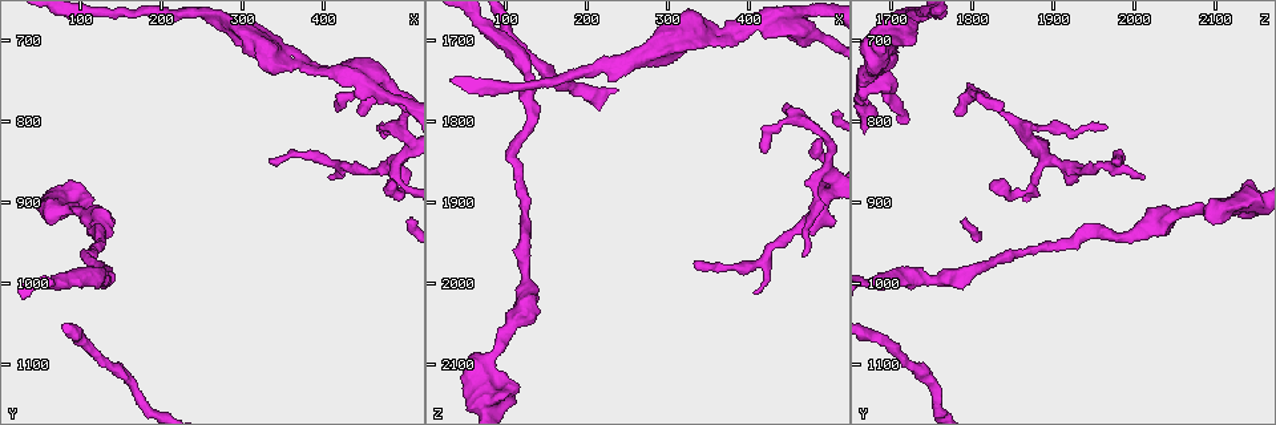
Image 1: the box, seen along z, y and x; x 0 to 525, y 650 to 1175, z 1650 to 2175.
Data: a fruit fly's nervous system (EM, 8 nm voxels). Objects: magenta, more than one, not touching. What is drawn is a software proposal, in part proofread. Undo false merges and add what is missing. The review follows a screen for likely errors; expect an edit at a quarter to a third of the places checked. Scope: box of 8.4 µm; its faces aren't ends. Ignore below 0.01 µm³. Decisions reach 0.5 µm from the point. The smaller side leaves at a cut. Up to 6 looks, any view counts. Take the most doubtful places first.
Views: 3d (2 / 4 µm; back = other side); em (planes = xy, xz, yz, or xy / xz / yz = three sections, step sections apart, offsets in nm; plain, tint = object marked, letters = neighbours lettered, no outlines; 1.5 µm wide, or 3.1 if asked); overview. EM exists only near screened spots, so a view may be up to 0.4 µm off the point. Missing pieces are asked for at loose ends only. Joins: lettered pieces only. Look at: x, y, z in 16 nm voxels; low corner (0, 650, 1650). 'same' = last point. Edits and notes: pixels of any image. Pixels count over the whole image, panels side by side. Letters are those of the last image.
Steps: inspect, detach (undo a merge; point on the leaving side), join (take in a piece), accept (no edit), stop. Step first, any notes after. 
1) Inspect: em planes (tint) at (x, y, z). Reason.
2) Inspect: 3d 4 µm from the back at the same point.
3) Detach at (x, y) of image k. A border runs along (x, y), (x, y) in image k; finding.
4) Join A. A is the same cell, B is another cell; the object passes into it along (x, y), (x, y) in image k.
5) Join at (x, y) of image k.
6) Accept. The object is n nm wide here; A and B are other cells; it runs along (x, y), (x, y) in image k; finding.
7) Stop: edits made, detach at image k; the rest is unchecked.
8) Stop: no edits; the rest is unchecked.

Inspect: 3d 4 µm at (415, 785, 1830). Free end.

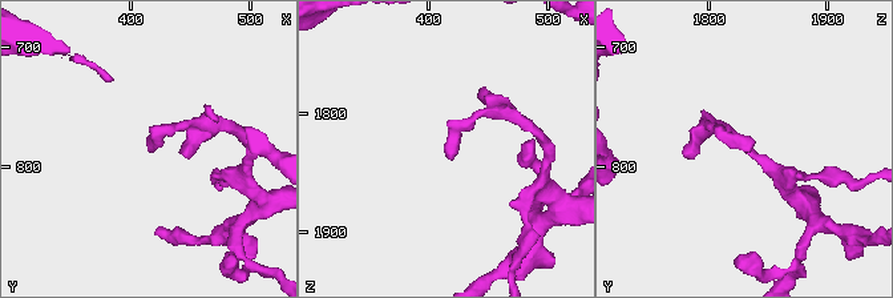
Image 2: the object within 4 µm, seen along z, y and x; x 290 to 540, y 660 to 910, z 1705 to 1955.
Inspect: em planes (letters) at (416, 786, 1832). Shape alone is not enough.

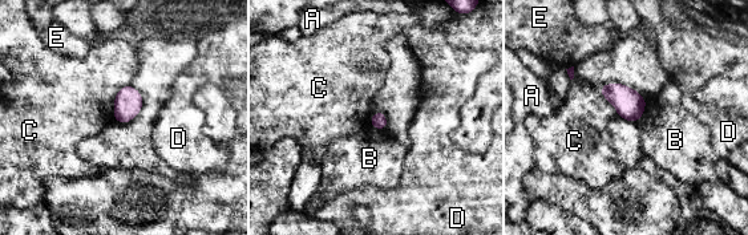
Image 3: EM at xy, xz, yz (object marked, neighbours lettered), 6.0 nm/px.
Accept. A, B, C, D and E are other cells; a border runs along (598, 88), (625, 84), (646, 102) in image 3; no lettered piece goes on from it.

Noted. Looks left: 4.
Inspect: em planes (plain) at (330, 850, 1975). Free end.

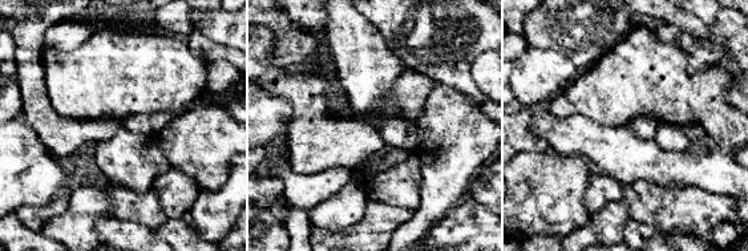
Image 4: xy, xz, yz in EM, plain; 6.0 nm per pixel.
Inspect: em planes (letters) at the same point.

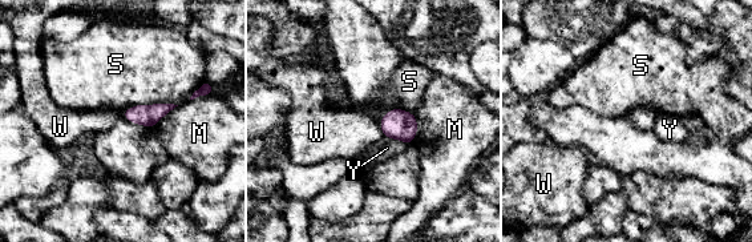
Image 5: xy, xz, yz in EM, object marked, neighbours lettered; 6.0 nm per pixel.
Accept. The object is 130 nm wide here; M, S, W and Y are other cells; a border runs along (377, 122), (384, 136) in image 5; no lettered piece goes on from it.

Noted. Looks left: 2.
Stop: no edits; the rest is unchecked.

